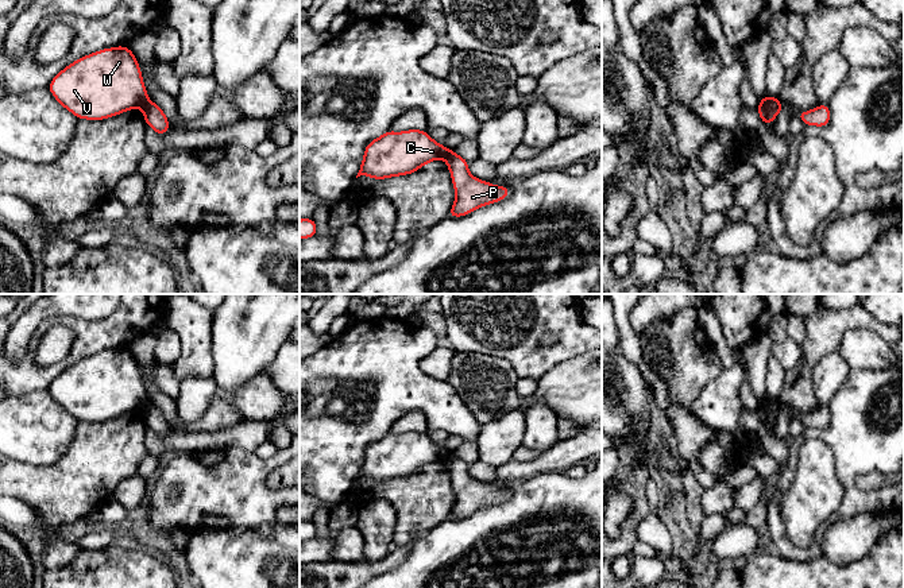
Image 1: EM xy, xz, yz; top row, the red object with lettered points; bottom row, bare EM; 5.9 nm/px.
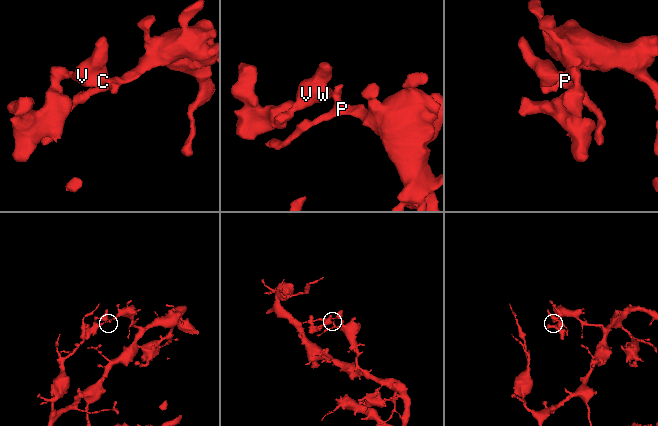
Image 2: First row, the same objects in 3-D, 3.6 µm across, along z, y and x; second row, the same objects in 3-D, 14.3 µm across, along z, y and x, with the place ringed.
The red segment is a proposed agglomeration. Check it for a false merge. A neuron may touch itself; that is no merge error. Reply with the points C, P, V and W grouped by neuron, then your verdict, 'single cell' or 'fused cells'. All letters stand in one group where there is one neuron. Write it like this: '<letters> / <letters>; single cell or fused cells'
C V W / P; fused cells

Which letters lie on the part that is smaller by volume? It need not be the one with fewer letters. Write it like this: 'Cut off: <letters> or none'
Cut off: C, V, W

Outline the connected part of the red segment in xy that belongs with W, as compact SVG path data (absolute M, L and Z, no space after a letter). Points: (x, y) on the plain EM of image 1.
M125 348L81 359L61 372L47 391L63 410L86 422L109 421L148 405L140 368Z

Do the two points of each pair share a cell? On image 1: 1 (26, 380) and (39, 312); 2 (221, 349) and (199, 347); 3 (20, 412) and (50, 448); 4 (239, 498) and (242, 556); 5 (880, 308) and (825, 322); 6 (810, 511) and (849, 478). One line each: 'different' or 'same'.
1: different
2: different
3: same
4: different
5: different
6: different

